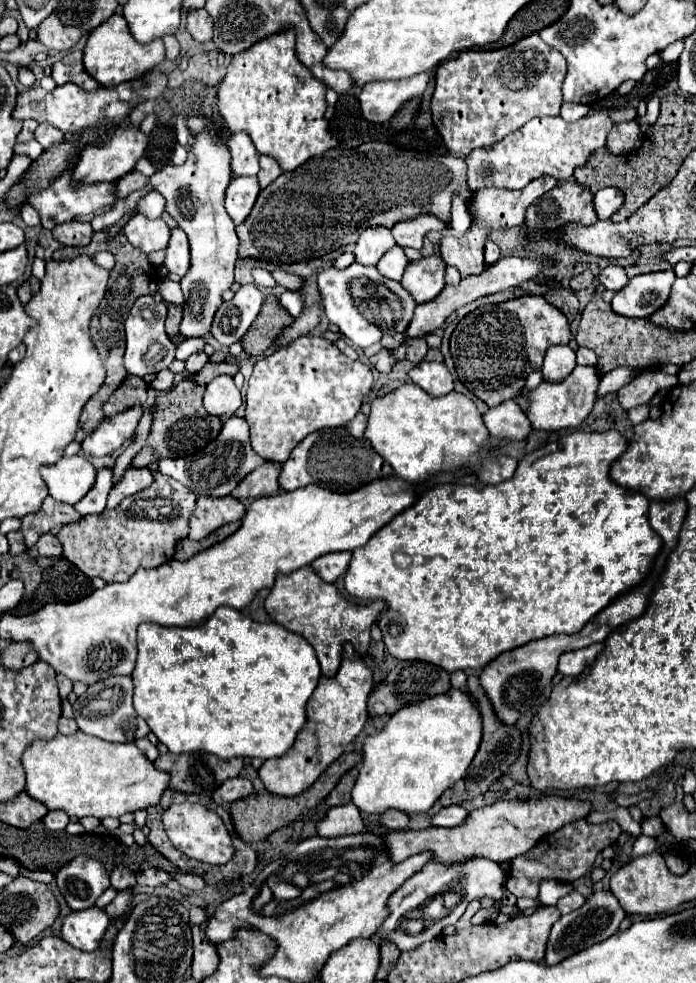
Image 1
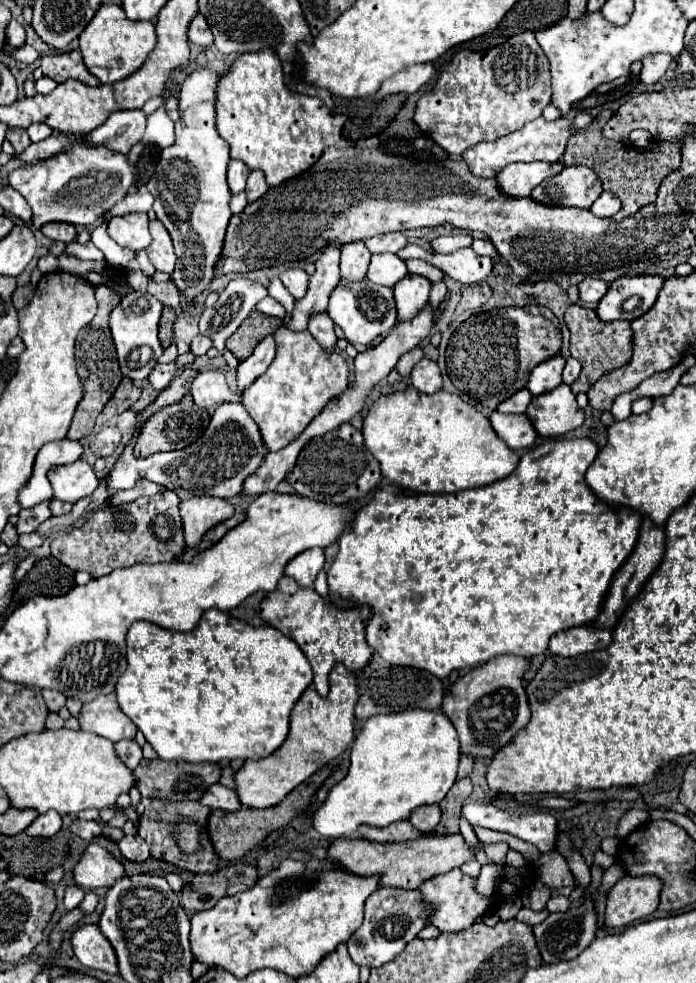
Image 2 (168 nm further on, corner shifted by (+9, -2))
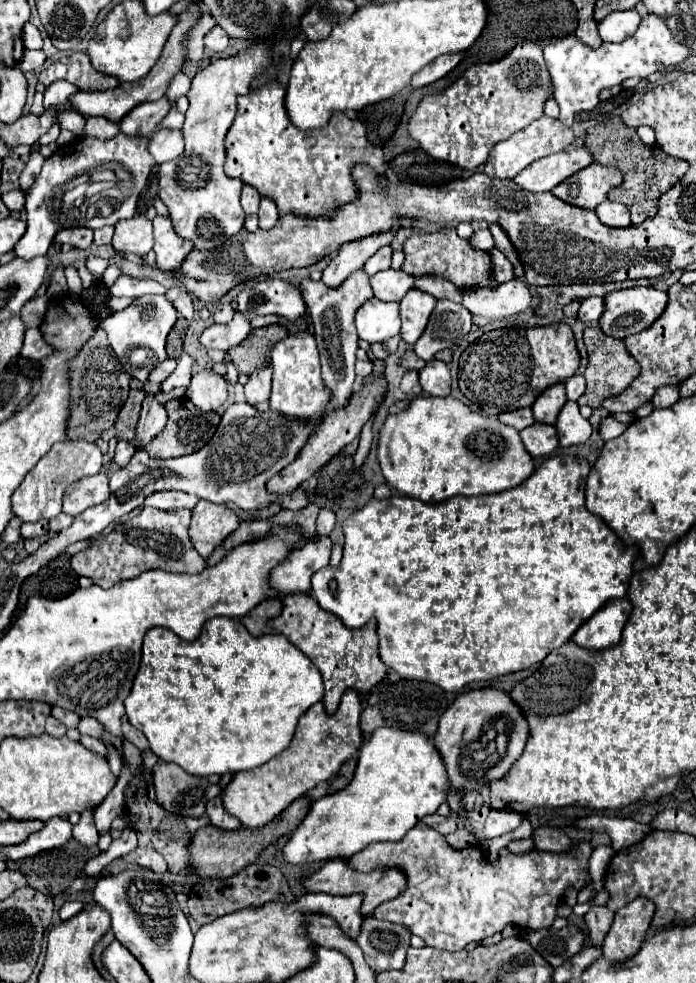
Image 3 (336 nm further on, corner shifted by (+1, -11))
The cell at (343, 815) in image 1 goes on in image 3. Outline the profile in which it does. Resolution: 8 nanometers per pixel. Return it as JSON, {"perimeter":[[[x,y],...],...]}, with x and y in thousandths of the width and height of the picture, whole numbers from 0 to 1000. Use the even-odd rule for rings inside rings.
{"perimeter":[[[601,836],[572,859],[532,859],[526,867],[514,867],[500,879],[517,887],[552,881],[569,881],[586,887],[583,905],[572,914],[546,920],[532,932],[580,940],[615,962],[655,968],[667,966],[675,958],[721,948],[730,940],[764,946],[790,944],[810,905],[816,901],[836,905],[845,899],[848,869],[851,861],[833,857],[816,869],[764,865],[747,871],[730,869],[713,879],[704,879],[690,861],[652,865],[632,846]]]}

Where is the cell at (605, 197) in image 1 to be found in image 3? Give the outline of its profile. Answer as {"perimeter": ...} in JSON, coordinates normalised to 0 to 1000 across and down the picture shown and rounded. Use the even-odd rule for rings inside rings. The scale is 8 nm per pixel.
{"perimeter":[[[868,203],[856,212],[856,218],[859,218],[862,226],[871,228],[871,230],[882,230],[882,232],[899,232],[899,230],[905,230],[905,214],[897,208],[891,208],[891,205]]]}

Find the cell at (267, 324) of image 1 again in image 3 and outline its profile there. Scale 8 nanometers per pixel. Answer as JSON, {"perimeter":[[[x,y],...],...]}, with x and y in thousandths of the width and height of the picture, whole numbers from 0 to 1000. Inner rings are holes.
{"perimeter":[[[391,330],[374,336],[362,336],[359,342],[348,346],[348,350],[328,356],[328,362],[342,374],[342,378],[362,380],[365,376],[388,370],[391,352],[411,342],[414,342],[414,336],[405,330]]]}

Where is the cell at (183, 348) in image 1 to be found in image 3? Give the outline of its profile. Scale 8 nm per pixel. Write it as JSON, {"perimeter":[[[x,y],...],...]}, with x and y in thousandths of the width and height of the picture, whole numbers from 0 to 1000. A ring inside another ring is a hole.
{"perimeter":[[[241,364],[241,366],[236,366],[233,370],[227,370],[227,372],[216,378],[216,387],[224,389],[224,391],[230,391],[230,389],[236,389],[236,387],[241,385],[241,380],[244,380],[250,374],[253,374],[253,366]]]}

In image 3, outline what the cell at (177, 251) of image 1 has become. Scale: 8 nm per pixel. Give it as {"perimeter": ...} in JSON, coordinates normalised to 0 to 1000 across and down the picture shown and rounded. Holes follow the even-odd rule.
{"perimeter":[[[236,220],[221,222],[221,258],[224,258],[227,273],[236,279],[250,281],[250,277],[261,273],[273,254],[276,254],[276,246],[261,244],[250,236],[244,222]]]}

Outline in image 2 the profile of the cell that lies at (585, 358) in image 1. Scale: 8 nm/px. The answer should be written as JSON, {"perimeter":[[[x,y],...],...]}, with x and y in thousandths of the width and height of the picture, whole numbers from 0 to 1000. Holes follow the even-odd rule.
{"perimeter":[[[816,365],[813,367],[813,373],[810,373],[810,379],[807,379],[807,388],[813,390],[813,392],[822,392],[828,386],[830,386],[830,381],[833,381],[833,375],[836,375],[836,371],[830,369],[830,365]]]}

